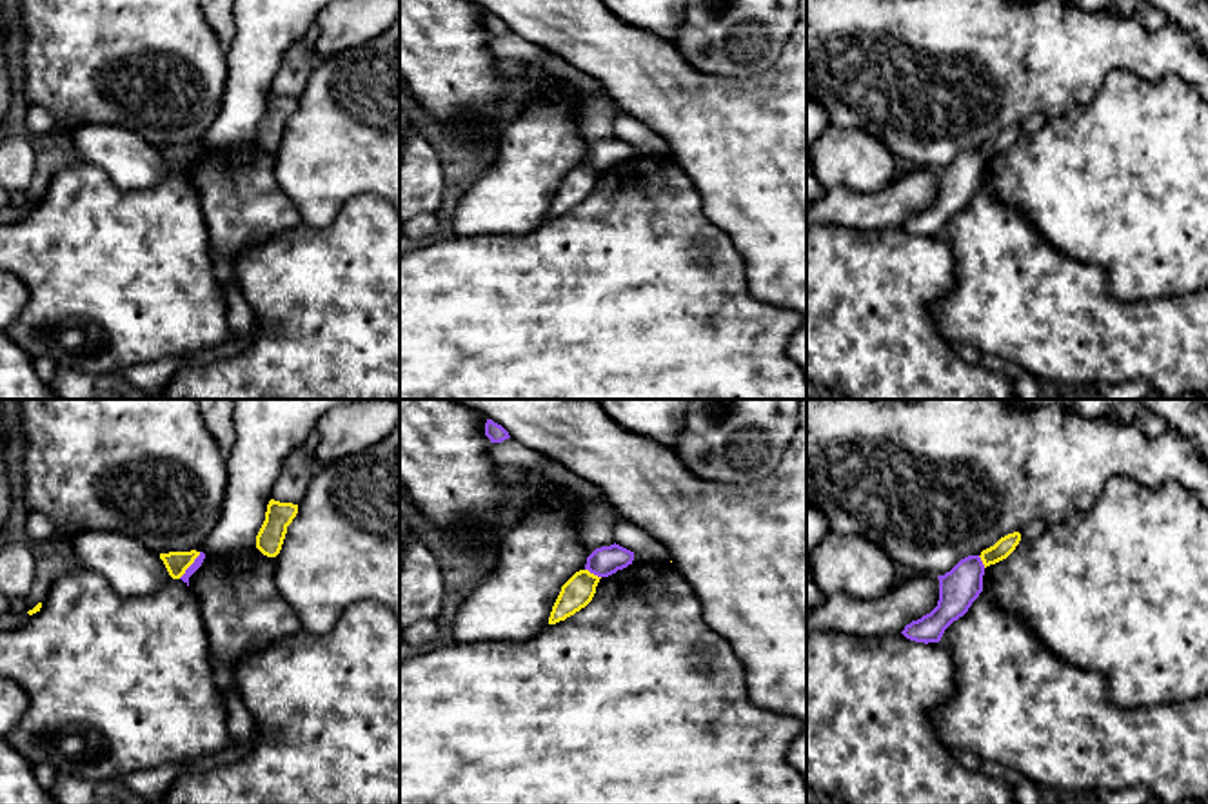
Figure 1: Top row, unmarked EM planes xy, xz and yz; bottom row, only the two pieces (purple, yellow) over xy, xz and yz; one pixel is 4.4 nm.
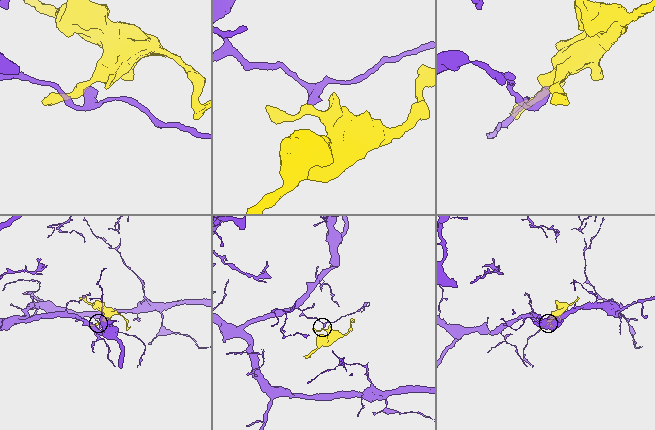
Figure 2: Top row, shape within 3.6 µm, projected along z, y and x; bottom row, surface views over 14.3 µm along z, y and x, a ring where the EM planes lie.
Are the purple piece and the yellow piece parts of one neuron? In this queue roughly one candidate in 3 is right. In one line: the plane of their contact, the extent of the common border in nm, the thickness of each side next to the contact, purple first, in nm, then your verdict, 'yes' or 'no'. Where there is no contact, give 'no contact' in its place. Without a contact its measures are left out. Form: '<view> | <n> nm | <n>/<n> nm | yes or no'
xy | 160 nm | 40/100 nm | no

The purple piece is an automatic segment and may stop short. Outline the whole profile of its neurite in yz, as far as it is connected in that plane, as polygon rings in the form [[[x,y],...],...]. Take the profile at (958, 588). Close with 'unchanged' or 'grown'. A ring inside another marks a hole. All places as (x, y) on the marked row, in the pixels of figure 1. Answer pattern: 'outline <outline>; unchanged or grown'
outline [[[979,555],[961,559],[950,572],[939,575],[937,606],[901,632],[916,642],[939,642],[945,630],[963,617],[983,592],[985,564]]]; unchanged

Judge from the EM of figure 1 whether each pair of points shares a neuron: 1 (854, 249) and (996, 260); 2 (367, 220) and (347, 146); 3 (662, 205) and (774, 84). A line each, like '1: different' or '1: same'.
1: different
2: different
3: different

